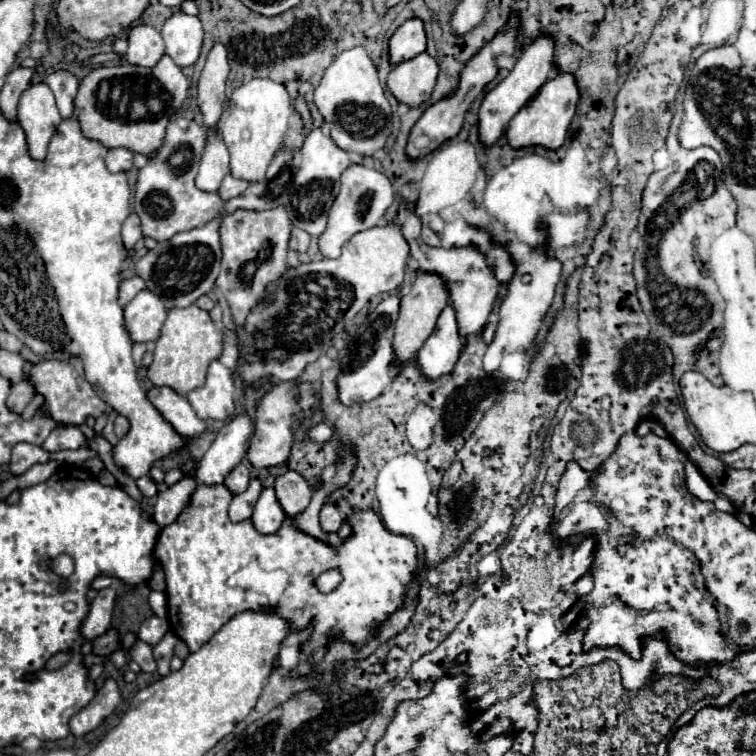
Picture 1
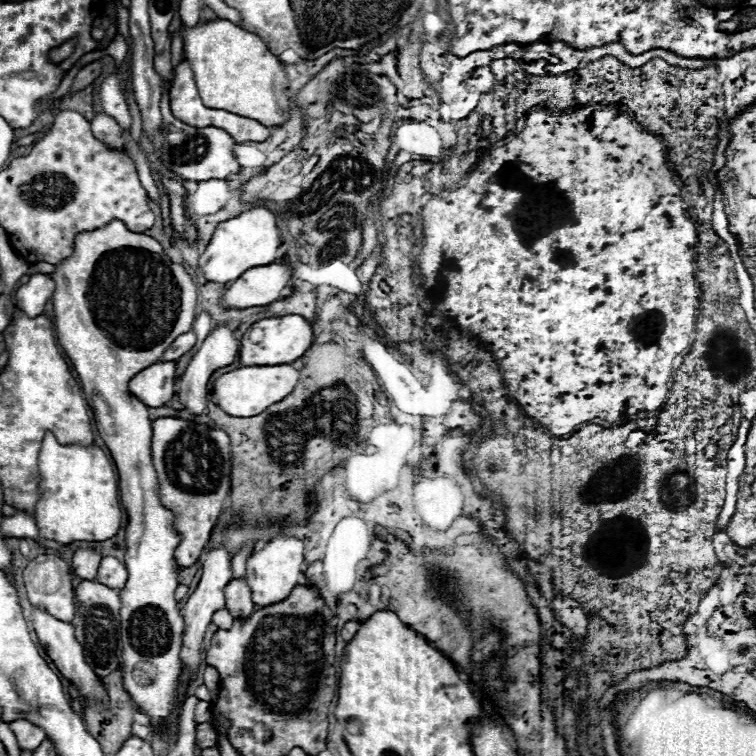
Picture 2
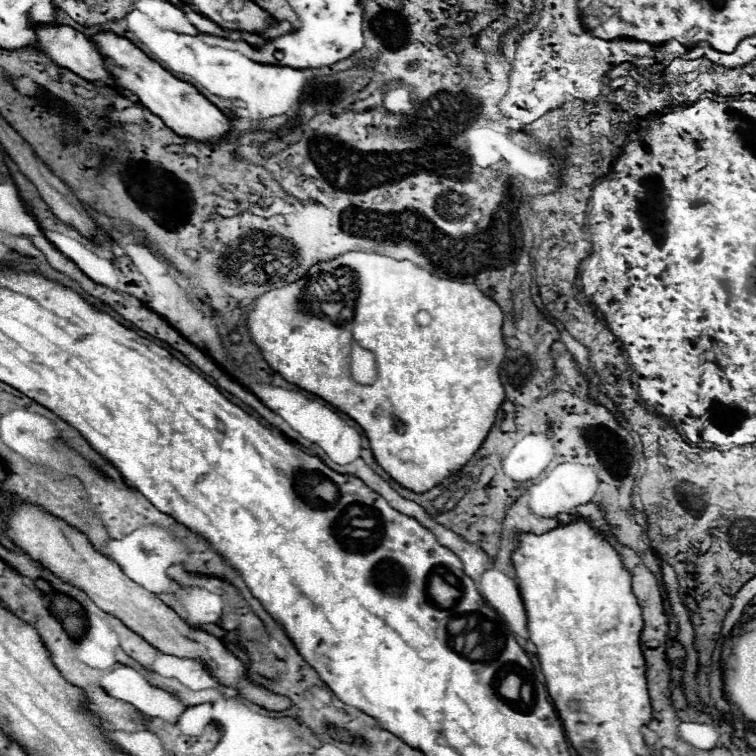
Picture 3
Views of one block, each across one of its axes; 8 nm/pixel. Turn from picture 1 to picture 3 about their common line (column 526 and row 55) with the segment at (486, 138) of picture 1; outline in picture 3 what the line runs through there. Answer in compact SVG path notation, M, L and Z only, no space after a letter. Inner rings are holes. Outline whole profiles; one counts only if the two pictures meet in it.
M36 24L34 26L36 32L36 48L40 52L44 52L52 62L58 62L58 66L66 66L68 70L74 70L74 74L82 76L88 82L94 82L98 86L110 86L112 84L112 76L104 70L104 58L98 52L96 44L92 40L88 40L82 32L64 26L64 24Z

